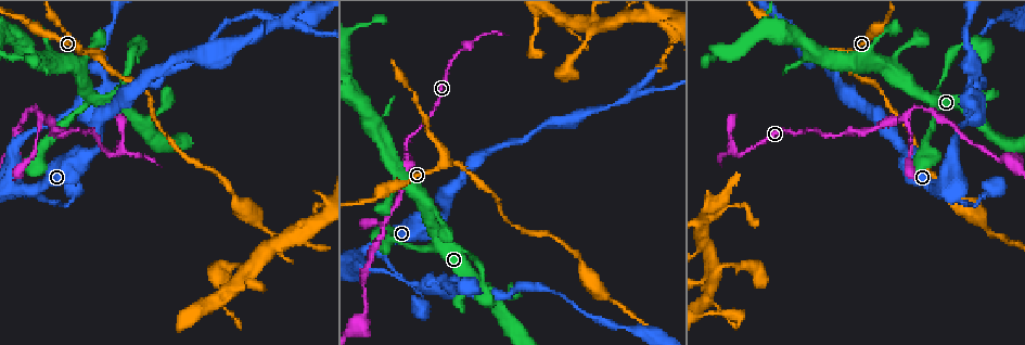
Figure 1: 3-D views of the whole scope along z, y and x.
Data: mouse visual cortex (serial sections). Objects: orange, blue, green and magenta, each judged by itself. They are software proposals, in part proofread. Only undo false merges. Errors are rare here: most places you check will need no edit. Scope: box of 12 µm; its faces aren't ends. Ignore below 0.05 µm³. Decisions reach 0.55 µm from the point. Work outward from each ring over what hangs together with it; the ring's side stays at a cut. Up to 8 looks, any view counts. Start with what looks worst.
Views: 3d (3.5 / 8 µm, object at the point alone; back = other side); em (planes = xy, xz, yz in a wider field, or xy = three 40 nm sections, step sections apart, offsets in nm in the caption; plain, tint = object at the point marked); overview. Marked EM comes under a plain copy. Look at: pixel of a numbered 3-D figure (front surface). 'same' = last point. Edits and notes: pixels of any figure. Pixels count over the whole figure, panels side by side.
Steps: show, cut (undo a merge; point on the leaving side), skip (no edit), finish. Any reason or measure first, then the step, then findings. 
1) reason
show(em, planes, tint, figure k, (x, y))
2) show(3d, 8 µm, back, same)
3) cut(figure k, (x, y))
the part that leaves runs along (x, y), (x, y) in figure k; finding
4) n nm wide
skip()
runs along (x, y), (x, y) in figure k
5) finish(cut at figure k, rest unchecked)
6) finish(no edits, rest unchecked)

abrupt turn
show(3d, 3.5 µm, figure 1, (432, 286))

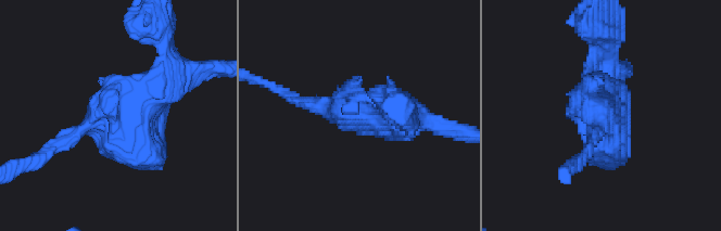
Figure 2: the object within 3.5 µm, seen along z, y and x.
need the tissue
show(em, xy, step 5, tint, figure 2, (107, 118))

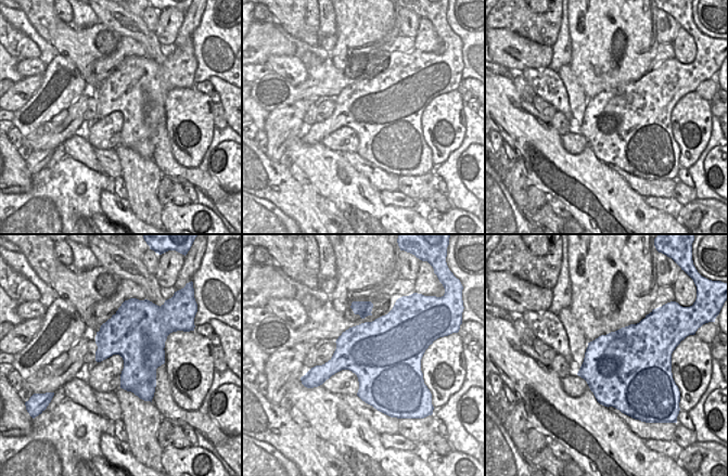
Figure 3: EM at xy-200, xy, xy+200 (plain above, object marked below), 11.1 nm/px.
cut it another way
show(em, xy, step 1, tint, same)

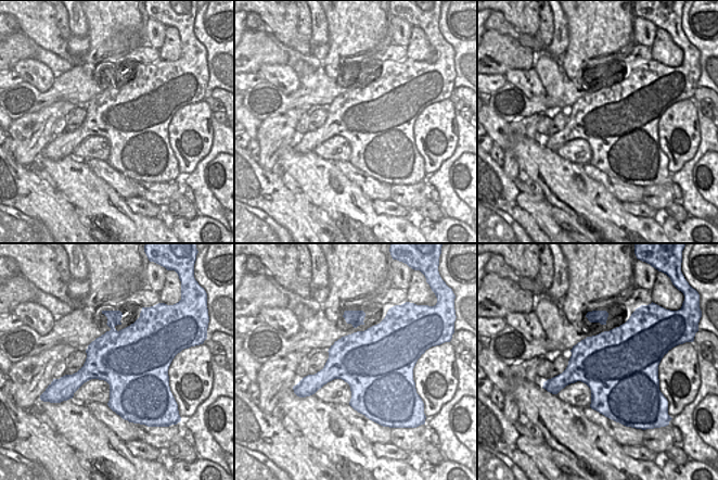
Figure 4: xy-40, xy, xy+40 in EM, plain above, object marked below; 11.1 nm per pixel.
skip()
runs along (61, 140), (188, 77) in figure 2; one cell here

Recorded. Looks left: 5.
a fork
show(3d, 3.5 µm, figure 1, (44, 119))

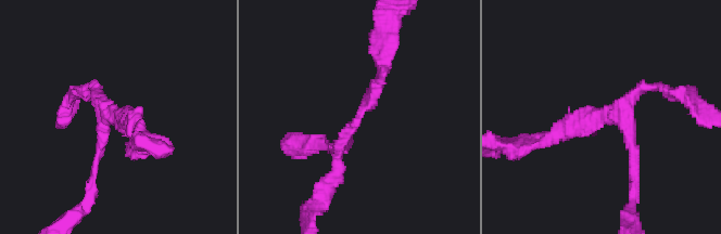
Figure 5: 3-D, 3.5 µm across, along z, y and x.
3 arms; arms of 150, 150, 200 nm
show(em, xy, step 1, tint, figure 5, (359, 120))

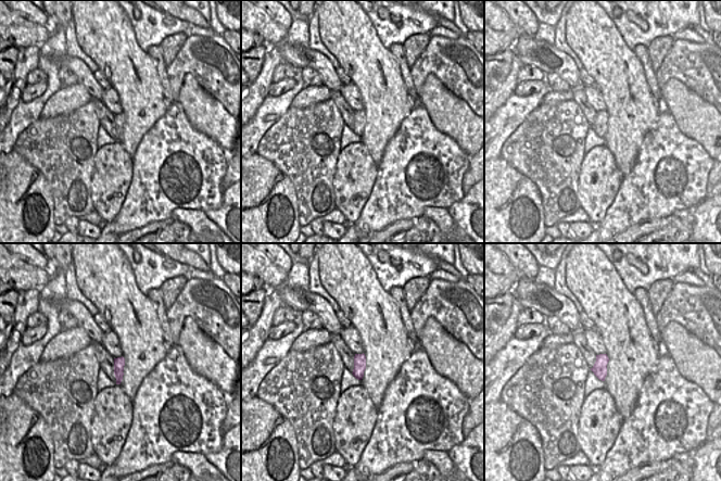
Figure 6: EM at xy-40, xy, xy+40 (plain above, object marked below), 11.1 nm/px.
skip()
runs along (549, 137), (660, 87) in figure 5; all the same cell

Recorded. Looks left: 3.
three arms meet
show(3d, 3.5 µm, figure 1, (630, 93))

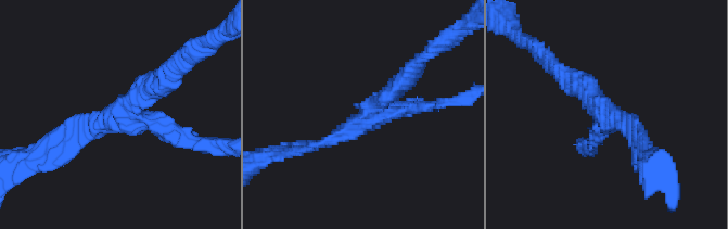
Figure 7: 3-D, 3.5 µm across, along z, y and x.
3 arms; arms of 150, 250, 300 nm
show(em, xy, step 3, tint, figure 7, (369, 120))

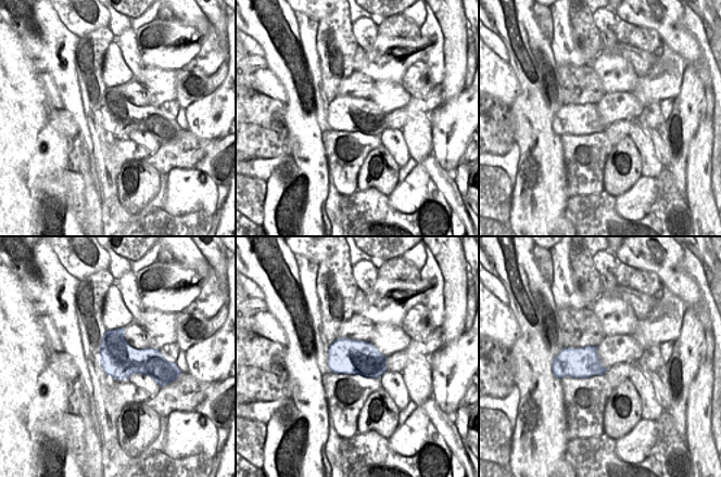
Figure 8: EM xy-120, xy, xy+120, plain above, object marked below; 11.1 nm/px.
400 nm wide
skip()
runs along (309, 147), (369, 118), (409, 74) in figure 7; one cell here

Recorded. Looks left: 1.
finish(no edits, rest unchecked)

